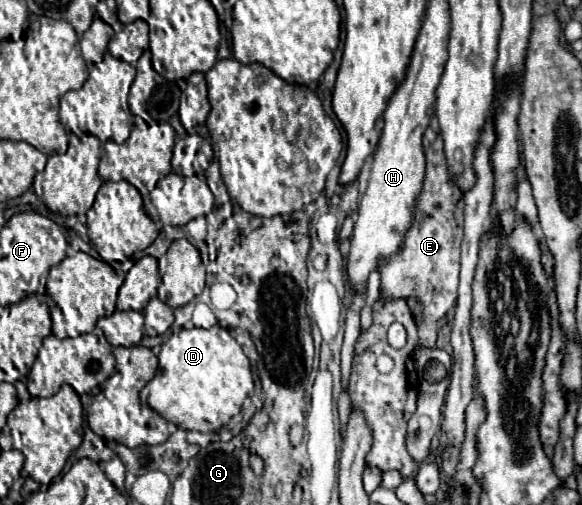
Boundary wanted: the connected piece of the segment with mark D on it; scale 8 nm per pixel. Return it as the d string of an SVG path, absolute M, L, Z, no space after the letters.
M214 325L210 329L182 329L164 341L158 355L158 371L140 391L140 399L176 427L208 433L238 415L252 389L248 357L228 329Z

